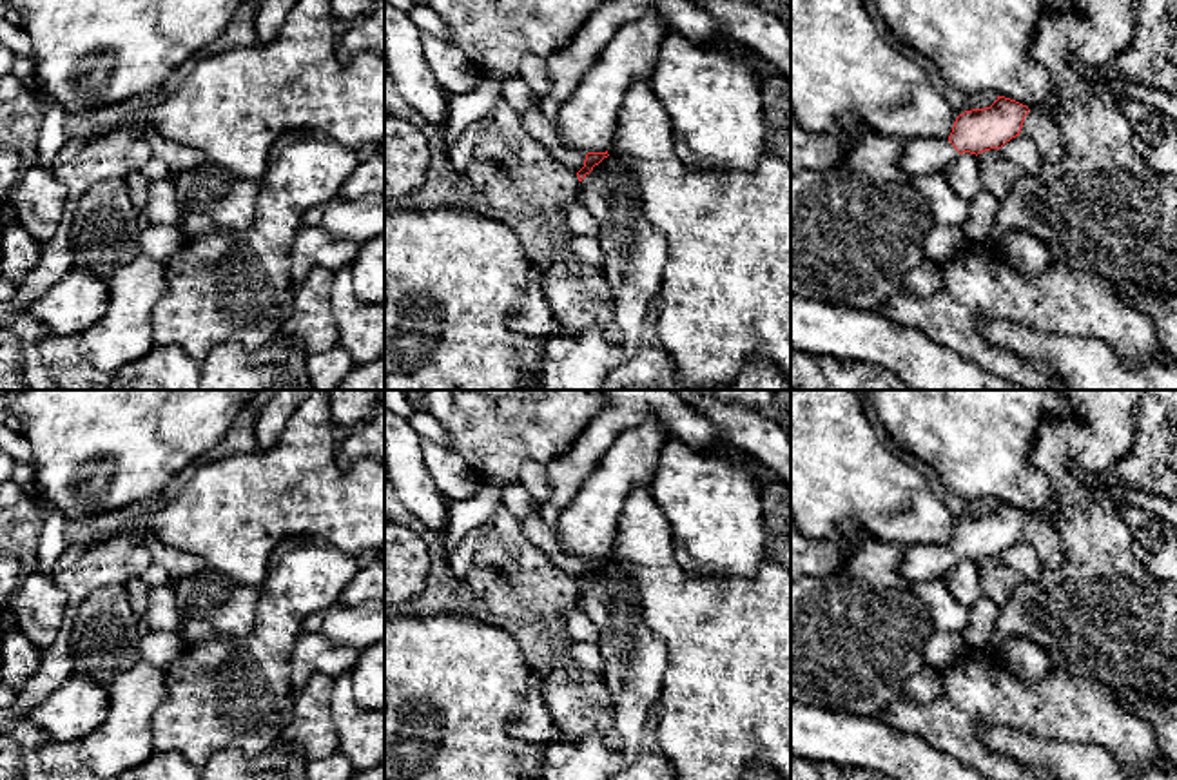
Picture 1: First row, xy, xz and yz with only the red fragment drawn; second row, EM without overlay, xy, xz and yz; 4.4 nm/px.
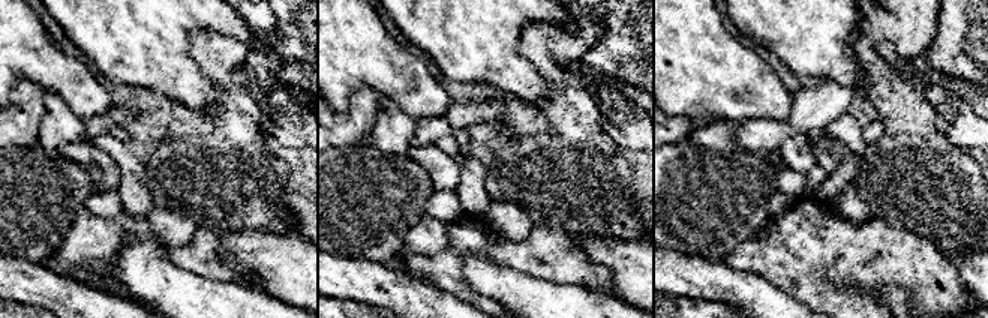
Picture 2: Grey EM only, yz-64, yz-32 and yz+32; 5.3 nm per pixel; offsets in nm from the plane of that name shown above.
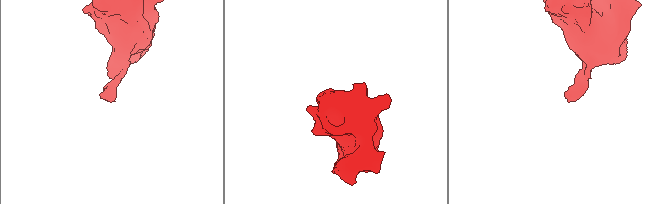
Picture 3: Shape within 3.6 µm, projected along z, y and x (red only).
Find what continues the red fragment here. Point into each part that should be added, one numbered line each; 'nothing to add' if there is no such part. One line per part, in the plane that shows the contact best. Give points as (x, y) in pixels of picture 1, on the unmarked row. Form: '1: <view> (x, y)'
1: xz (588, 525)

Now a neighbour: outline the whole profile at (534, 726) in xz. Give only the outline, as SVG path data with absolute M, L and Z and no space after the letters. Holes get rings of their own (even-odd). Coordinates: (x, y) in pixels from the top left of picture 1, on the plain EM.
M533 682L528 689L526 706L519 720L510 727L511 736L535 747L548 747L551 742L560 740L560 731L551 722L540 687Z

